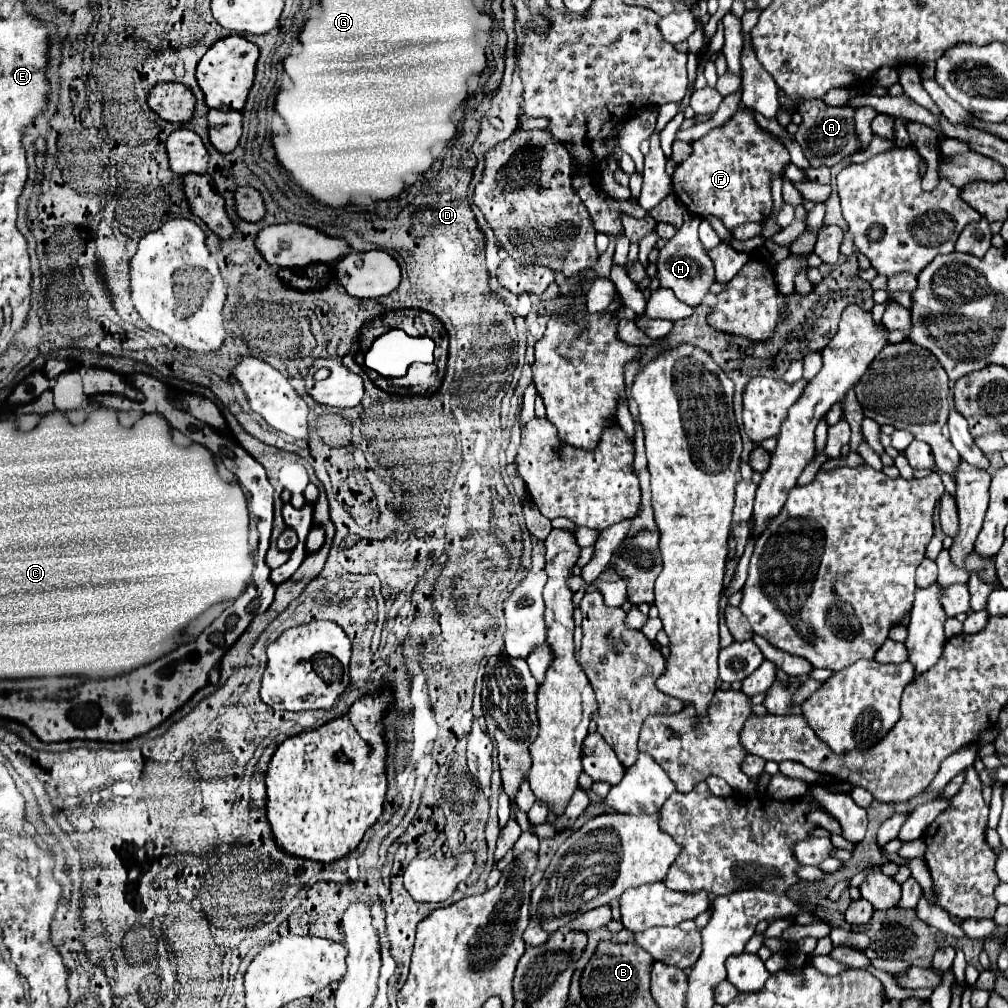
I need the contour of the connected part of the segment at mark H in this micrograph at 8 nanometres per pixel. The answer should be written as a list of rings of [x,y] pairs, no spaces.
[[[686,213],[682,229],[672,239],[666,241],[666,245],[660,249],[658,261],[656,261],[660,287],[674,291],[674,295],[690,307],[696,307],[714,283],[714,265],[712,265],[706,249],[702,247],[700,239],[698,239],[700,221],[702,221],[702,217],[698,217],[694,213]]]

